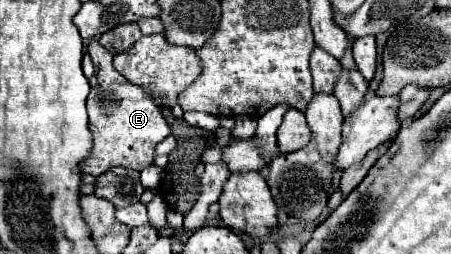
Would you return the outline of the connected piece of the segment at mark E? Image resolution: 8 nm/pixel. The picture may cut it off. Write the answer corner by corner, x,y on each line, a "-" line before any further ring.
91,39
87,49
95,65
95,75
89,79
91,93
87,97
93,151
87,159
83,159
83,163
79,163
79,167
83,173
95,177
119,165
141,171
153,163
155,147
171,133
171,129
151,95
147,95
141,87
125,81
125,77
113,65
113,55
97,39

